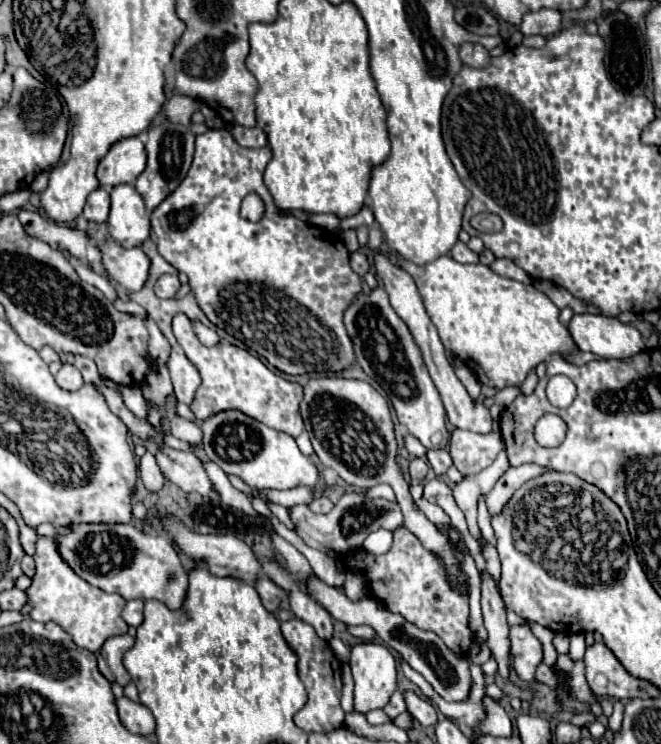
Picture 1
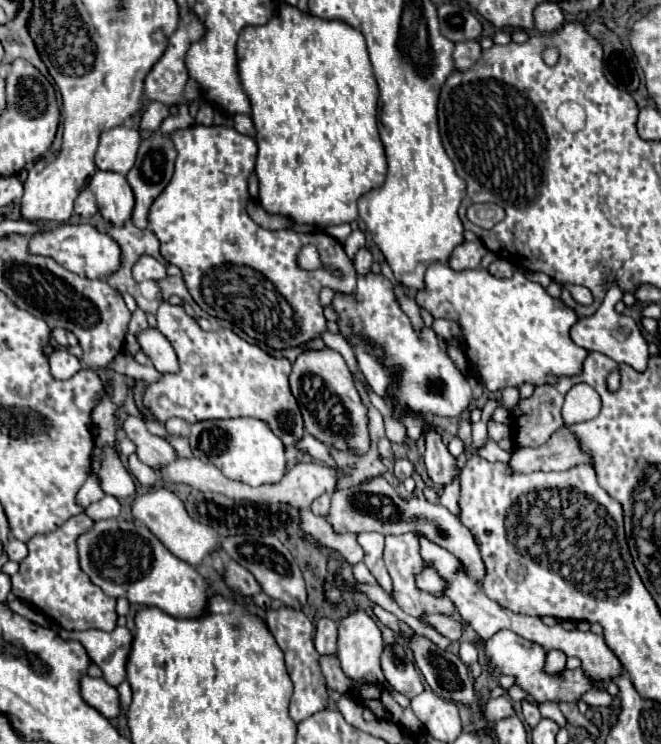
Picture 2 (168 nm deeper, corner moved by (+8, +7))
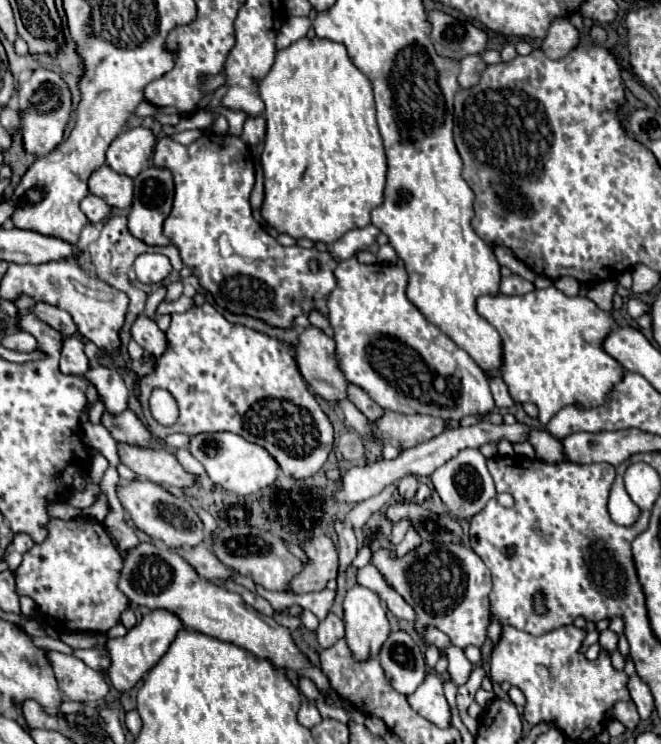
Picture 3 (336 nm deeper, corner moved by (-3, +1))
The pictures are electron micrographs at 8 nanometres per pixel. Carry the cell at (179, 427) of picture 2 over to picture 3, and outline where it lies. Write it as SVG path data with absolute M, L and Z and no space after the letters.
M171 434L171 436L165 438L165 444L167 444L169 448L173 448L173 450L177 450L177 448L187 448L189 442L191 442L191 436L187 436L187 434Z

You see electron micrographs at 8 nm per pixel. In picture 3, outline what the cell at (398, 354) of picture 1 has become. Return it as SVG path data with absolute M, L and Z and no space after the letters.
M465 448L463 452L459 452L459 456L451 458L447 464L439 466L433 474L431 474L433 486L439 494L439 498L443 500L443 504L457 516L457 518L465 518L469 520L471 516L475 516L489 498L495 496L495 486L491 480L491 474L485 466L485 456L475 450L475 448Z

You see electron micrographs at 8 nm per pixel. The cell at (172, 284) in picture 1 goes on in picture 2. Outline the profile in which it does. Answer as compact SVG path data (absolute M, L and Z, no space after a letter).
M140 256L132 268L132 278L136 282L142 280L162 280L166 278L166 266L162 262L158 262L154 256Z

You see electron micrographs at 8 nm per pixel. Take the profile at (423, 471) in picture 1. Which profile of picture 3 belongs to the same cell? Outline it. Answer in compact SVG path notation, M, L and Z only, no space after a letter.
M405 476L397 484L399 494L401 494L403 500L413 500L415 498L415 492L417 492L417 486L419 486L419 482L417 482L415 476Z

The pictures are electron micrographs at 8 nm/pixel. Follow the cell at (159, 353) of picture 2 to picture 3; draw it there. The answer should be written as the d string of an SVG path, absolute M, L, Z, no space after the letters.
M139 316L135 320L135 324L131 326L131 336L139 346L143 346L143 350L147 350L155 358L167 352L167 334L155 324L155 320L147 316Z

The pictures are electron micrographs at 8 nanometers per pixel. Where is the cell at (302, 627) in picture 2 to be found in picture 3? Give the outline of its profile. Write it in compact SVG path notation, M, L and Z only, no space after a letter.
M307 700L307 702L301 704L297 718L299 718L299 724L303 724L305 728L313 728L315 724L321 722L321 714L319 714L315 702L311 702L311 700Z

